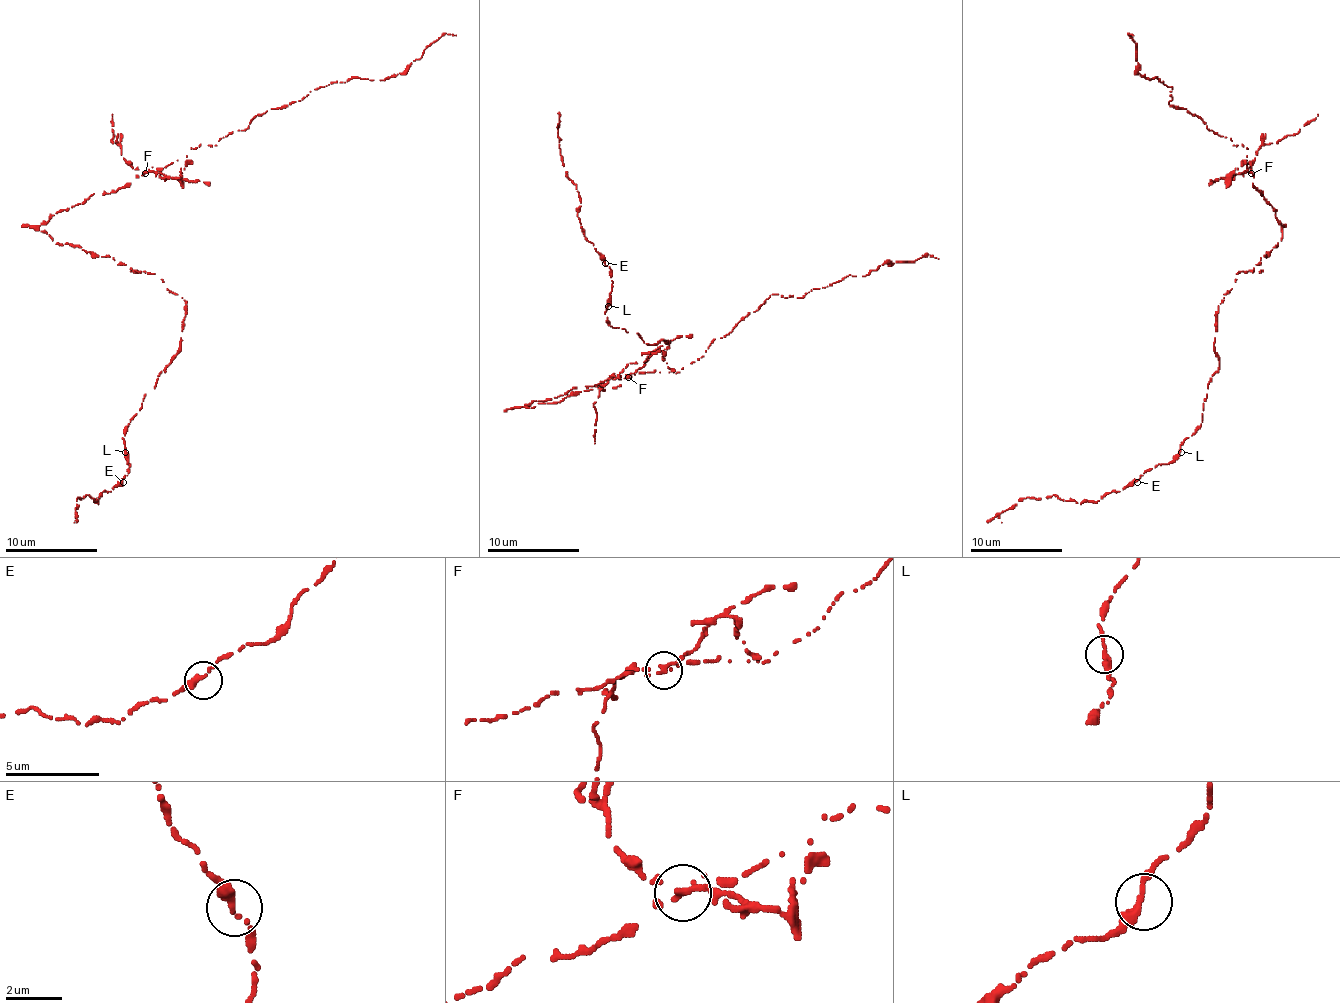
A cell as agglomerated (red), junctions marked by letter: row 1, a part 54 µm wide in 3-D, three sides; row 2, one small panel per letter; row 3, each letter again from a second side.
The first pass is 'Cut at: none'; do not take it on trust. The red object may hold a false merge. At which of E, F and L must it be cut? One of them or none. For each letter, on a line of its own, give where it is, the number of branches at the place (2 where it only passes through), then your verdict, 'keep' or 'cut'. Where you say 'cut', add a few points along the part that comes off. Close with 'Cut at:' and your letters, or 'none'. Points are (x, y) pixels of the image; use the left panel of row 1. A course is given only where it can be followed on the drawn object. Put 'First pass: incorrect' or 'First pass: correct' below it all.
E: place (123, 482); branches 1; keep
F: place (145, 173); branches 1; cut; course (146, 172), (127, 163), (118, 145), (111, 140), (111, 115)
L: place (125, 452); branches 2; keep
Cut at: F
First pass: incorrect

